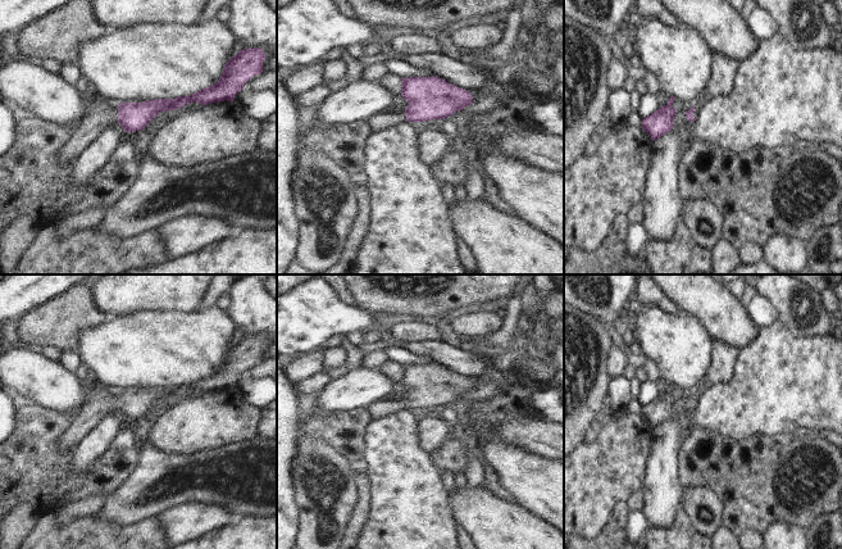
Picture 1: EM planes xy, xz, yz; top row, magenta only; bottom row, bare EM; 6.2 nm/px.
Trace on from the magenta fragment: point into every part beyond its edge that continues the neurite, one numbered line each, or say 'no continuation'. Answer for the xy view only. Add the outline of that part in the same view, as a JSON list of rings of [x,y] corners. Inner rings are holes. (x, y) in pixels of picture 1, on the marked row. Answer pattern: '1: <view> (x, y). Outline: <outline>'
1: xy (96, 117). Outline: [[[91,104],[78,122],[72,135],[55,151],[55,163],[65,168],[73,163],[87,144],[111,121],[118,121],[118,109],[113,104]]]

